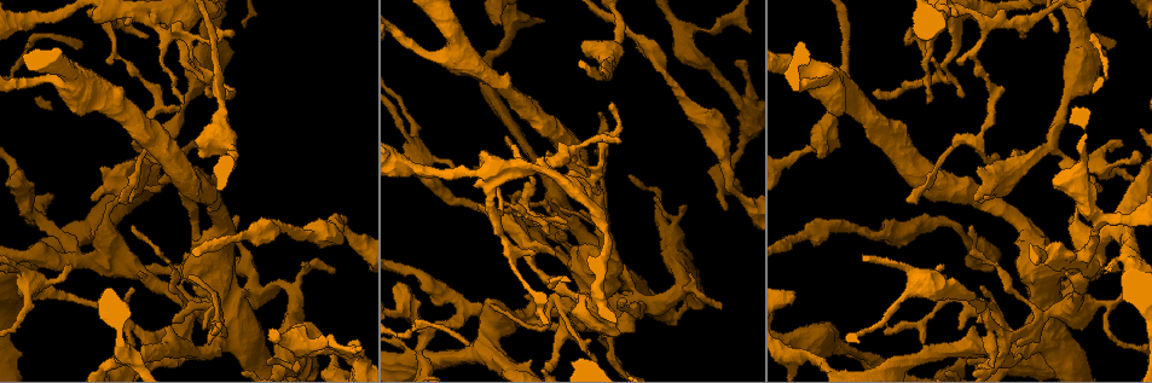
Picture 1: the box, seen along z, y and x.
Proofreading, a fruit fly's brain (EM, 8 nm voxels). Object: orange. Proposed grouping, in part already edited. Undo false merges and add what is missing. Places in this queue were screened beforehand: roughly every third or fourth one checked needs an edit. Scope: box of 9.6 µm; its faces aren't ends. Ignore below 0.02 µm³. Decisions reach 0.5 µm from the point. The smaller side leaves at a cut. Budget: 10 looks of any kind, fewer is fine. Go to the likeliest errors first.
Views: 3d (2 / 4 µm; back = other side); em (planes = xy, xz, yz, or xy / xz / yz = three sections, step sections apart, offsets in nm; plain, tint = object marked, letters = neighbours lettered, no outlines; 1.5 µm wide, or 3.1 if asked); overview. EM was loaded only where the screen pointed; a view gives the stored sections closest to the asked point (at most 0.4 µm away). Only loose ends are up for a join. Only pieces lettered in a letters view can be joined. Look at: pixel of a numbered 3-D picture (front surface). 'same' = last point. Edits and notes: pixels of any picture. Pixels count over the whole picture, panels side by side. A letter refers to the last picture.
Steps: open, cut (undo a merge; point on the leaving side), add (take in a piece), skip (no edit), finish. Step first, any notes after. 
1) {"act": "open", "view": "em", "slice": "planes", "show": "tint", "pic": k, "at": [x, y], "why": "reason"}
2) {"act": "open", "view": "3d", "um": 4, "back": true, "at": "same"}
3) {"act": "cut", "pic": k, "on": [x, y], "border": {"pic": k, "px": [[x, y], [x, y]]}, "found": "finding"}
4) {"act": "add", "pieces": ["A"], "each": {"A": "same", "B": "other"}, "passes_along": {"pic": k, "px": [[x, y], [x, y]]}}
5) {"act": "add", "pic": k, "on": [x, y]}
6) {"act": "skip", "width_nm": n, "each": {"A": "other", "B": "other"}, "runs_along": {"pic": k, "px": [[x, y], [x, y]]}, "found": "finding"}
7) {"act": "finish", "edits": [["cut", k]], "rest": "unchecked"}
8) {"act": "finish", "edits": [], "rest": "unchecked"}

{"act": "open", "view": "em", "um": 3.1, "slice": "planes", "show": "plain", "pic": 1, "at": [908, 33], "why": "tapers out"}

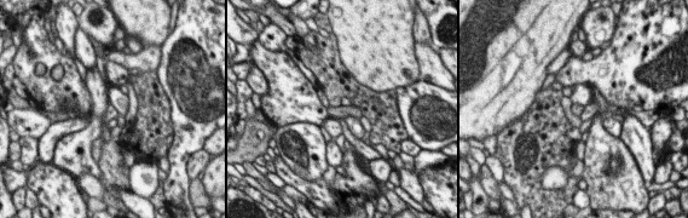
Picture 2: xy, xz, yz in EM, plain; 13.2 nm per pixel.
{"act": "open", "view": "em", "um": 3.1, "slice": "planes", "show": "letters", "at": "same"}

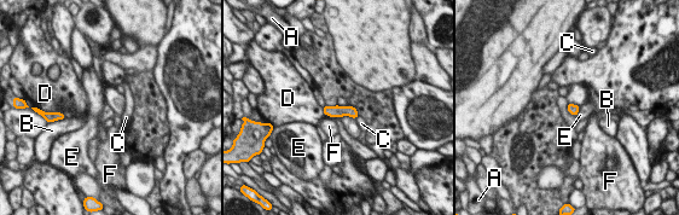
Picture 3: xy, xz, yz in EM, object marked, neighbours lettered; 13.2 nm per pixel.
{"act": "skip", "each": {"A": "other", "B": "other", "C": "other", "D": "other", "E": "other", "F": "other"}, "border": {"pic": 3, "px": [[580, 108], [575, 115]]}, "found": "no lettered piece goes on from it"}

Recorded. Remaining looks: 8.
{"act": "open", "view": "3d", "um": 4, "pic": 1, "at": [203, 328], "why": "branch stops here"}

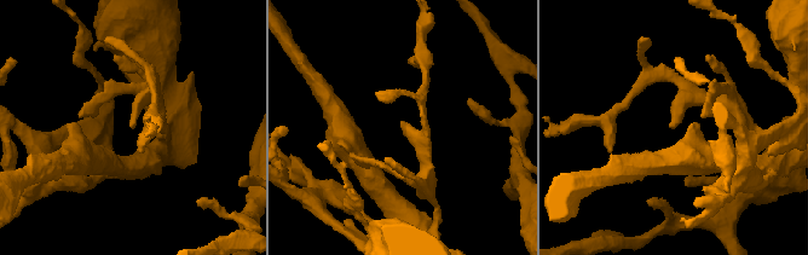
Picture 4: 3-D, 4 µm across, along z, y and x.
{"act": "open", "view": "em", "slice": "yz", "step": 4, "show": "tint", "pic": 4, "at": [407, 126]}

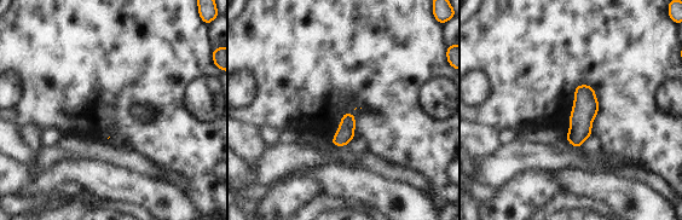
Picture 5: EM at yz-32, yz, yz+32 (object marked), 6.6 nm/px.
{"act": "open", "view": "em", "slice": "planes", "show": "letters", "at": "same", "why": "cut it another way"}

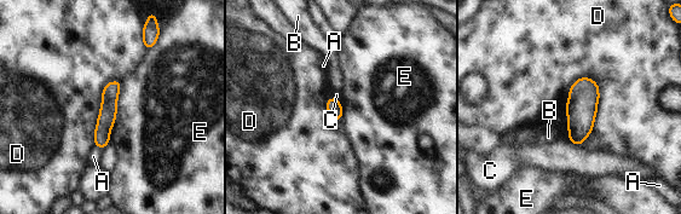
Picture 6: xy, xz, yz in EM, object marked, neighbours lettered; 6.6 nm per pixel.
{"act": "skip", "each": {"A": "other", "B": "other", "C": "other", "D": "other", "E": "other"}, "border": {"pic": 6, "px": [[121, 81], [116, 120], [109, 142]]}, "found": "none of them fits"}

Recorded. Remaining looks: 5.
{"act": "open", "view": "em", "slice": "xy", "step": 8, "show": "letters", "pic": 1, "at": [150, 188], "why": "touches itself"}

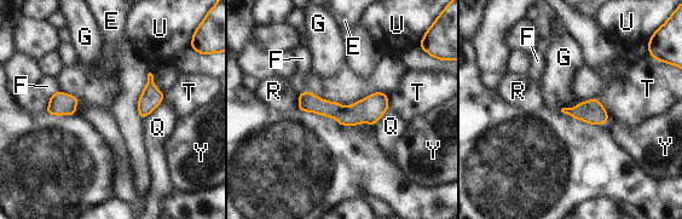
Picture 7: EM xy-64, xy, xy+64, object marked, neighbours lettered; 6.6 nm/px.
{"act": "skip", "width_nm": 160, "longest_contact_nm": ["Q", 190], "each": {"E": "other", "F": "other", "G": "other", "Q": "other", "R": "other", "T": "other", "U": "other", "Y": "other"}, "found": "one neuron here"}

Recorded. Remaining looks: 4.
{"act": "open", "view": "em", "slice": "planes", "show": "letters", "pic": 1, "at": [131, 226], "why": "free end"}

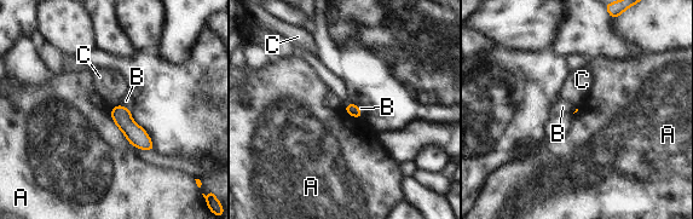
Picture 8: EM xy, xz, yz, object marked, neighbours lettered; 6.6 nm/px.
{"act": "skip", "each": {"A": "other", "B": "other", "C": "other"}, "border": {"pic": 8, "px": [[116, 104], [111, 109]]}, "found": "no lettered piece goes on from it"}

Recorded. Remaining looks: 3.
{"act": "finish", "edits": [], "rest": "unchecked"}

